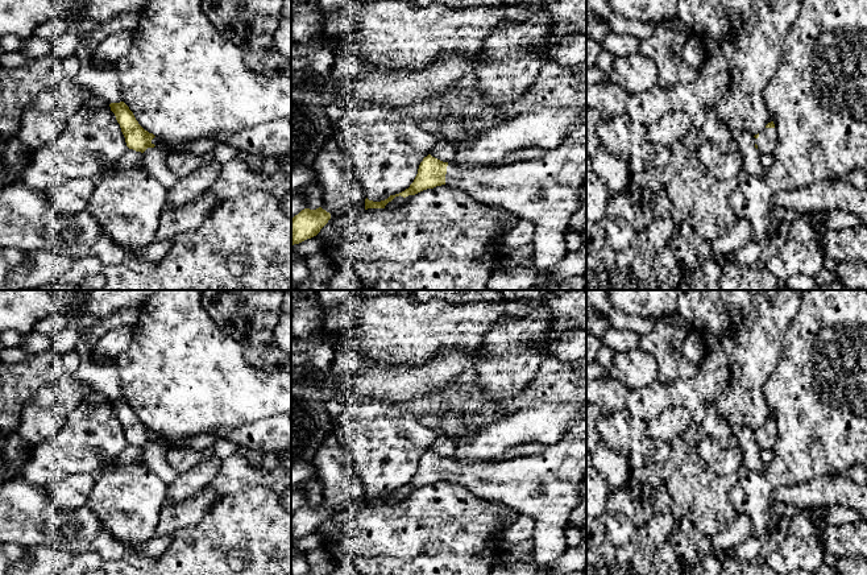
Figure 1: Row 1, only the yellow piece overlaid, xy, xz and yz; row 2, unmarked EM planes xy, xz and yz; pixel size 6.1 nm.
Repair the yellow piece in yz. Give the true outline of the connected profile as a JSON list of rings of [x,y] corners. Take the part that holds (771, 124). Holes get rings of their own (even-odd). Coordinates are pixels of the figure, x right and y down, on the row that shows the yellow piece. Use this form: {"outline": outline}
{"outline": [[[773,121],[768,123],[766,128],[754,136],[755,137],[755,148],[759,154],[773,154],[776,144],[777,144],[777,131],[775,128]]]}

